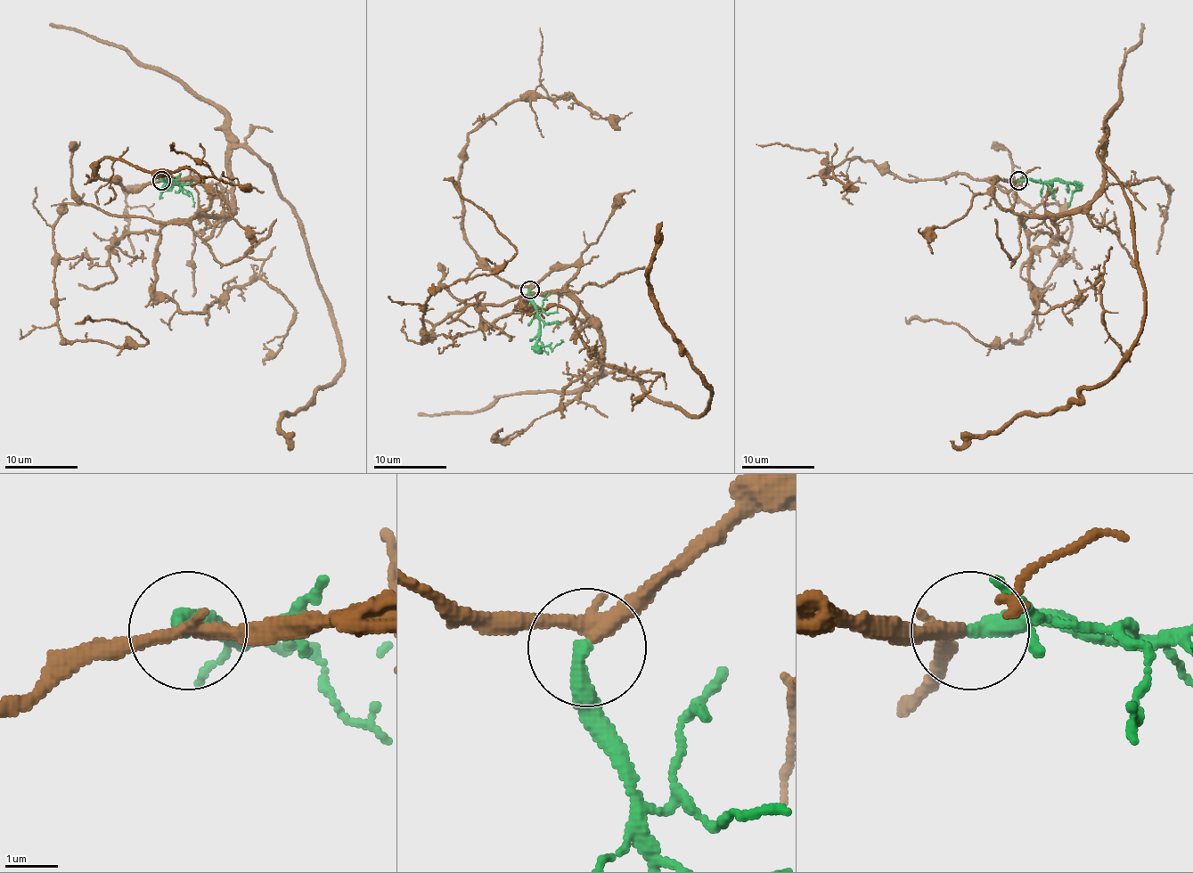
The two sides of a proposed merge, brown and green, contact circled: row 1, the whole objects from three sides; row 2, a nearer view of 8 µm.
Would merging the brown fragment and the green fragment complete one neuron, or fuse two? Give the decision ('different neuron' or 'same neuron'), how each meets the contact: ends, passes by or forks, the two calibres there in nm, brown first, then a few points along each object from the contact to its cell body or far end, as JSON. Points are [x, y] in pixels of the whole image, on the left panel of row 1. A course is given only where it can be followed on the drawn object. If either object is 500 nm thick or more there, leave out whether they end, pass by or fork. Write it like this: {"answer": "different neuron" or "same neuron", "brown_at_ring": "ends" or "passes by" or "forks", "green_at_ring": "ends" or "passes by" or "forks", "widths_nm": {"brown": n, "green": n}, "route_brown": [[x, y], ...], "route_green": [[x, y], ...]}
{"answer": "same neuron", "brown_at_ring": "passes by", "green_at_ring": "ends", "widths_nm": {"brown": 260, "green": 340}, "route_brown": [[161, 179], [228, 216], [249, 146], [298, 217], [341, 372], [284, 414], [294, 441]], "route_green": [[161, 181], [170, 181], [184, 188], [193, 199], [192, 207]]}

